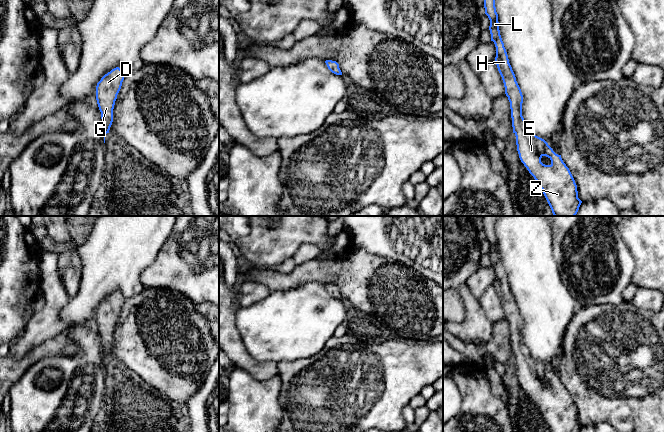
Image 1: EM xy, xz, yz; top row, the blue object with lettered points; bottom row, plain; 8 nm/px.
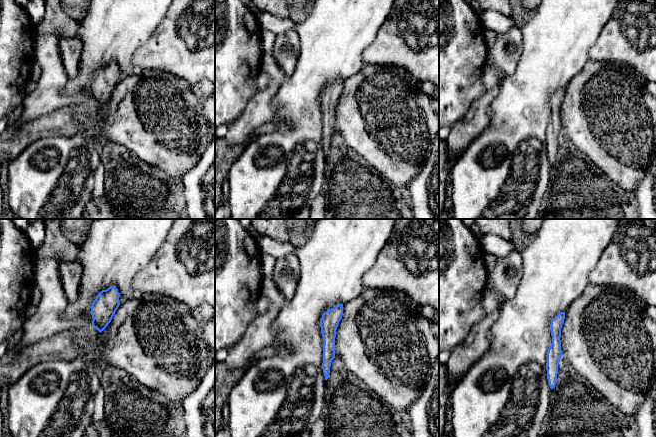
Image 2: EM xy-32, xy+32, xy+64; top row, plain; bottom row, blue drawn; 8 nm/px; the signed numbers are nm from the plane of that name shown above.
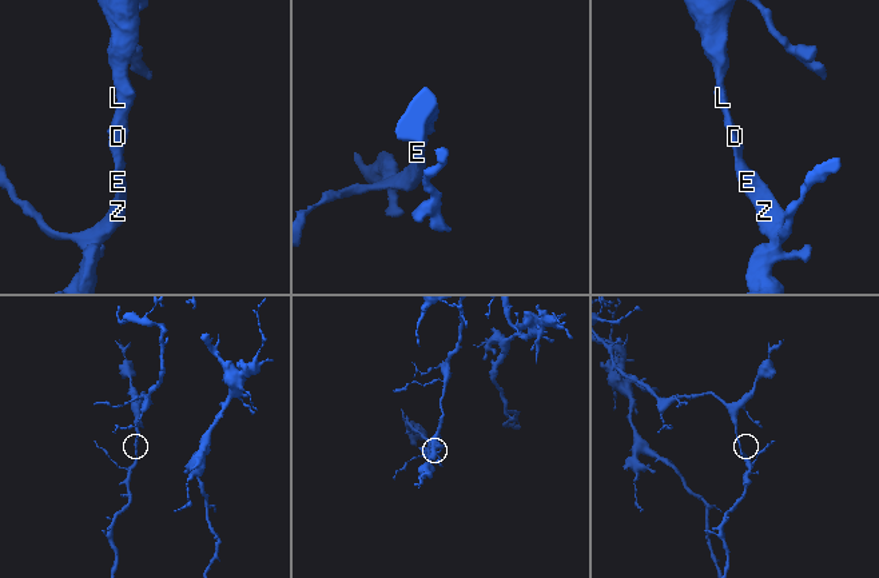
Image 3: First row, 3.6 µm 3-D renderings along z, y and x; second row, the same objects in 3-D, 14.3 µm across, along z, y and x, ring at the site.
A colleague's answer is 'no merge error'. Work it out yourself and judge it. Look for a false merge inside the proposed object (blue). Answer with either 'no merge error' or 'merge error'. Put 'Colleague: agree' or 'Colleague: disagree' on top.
Colleague: agree
no merge error

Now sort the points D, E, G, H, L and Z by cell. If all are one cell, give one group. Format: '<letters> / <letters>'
D E G H L Z

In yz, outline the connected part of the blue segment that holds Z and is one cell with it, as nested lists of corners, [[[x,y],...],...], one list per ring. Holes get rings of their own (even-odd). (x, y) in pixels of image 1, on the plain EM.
[[[482,216],[482,219],[485,238],[490,244],[491,265],[496,271],[495,286],[510,326],[519,382],[539,408],[550,432],[579,432],[582,425],[578,422],[577,409],[561,379],[556,378],[544,363],[533,358],[522,340],[523,319],[509,287],[499,254],[495,231],[498,216]],[[543,380],[551,384],[550,389],[541,386]]]

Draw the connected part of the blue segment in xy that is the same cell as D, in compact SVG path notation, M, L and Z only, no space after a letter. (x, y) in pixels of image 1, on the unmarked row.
M116 291L105 298L96 310L96 324L103 345L104 367L113 346L113 333L124 301L123 295Z

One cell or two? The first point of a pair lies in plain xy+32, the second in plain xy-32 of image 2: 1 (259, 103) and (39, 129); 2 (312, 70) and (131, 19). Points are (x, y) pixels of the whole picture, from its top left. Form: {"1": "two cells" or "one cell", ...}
{"1": "two cells", "2": "one cell"}

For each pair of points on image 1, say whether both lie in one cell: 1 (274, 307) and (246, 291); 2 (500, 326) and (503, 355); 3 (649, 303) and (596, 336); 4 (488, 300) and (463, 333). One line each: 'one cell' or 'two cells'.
1: two cells
2: one cell
3: two cells
4: two cells

